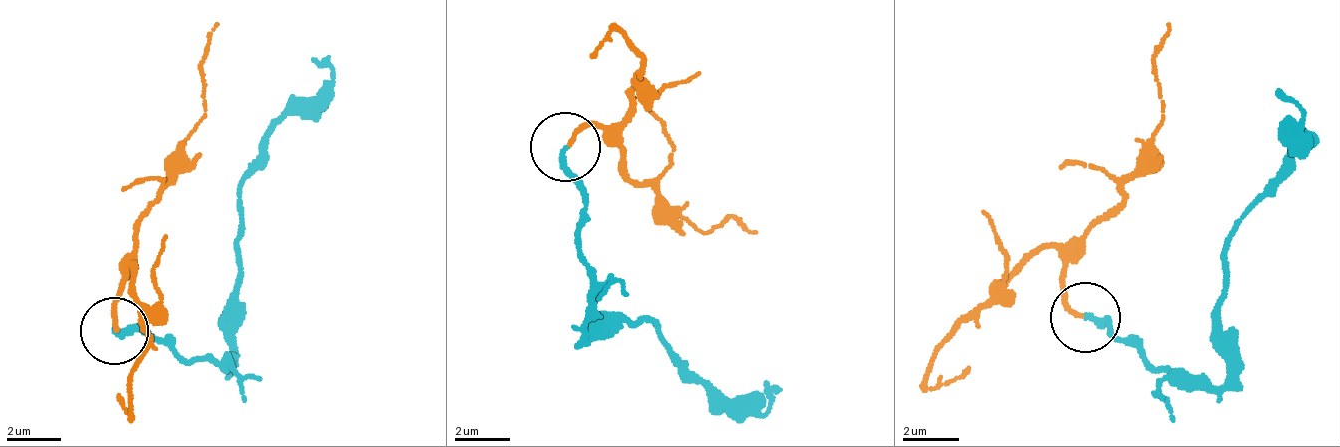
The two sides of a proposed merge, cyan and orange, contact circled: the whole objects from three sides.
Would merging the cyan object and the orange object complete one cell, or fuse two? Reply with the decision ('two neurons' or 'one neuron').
one neuron

